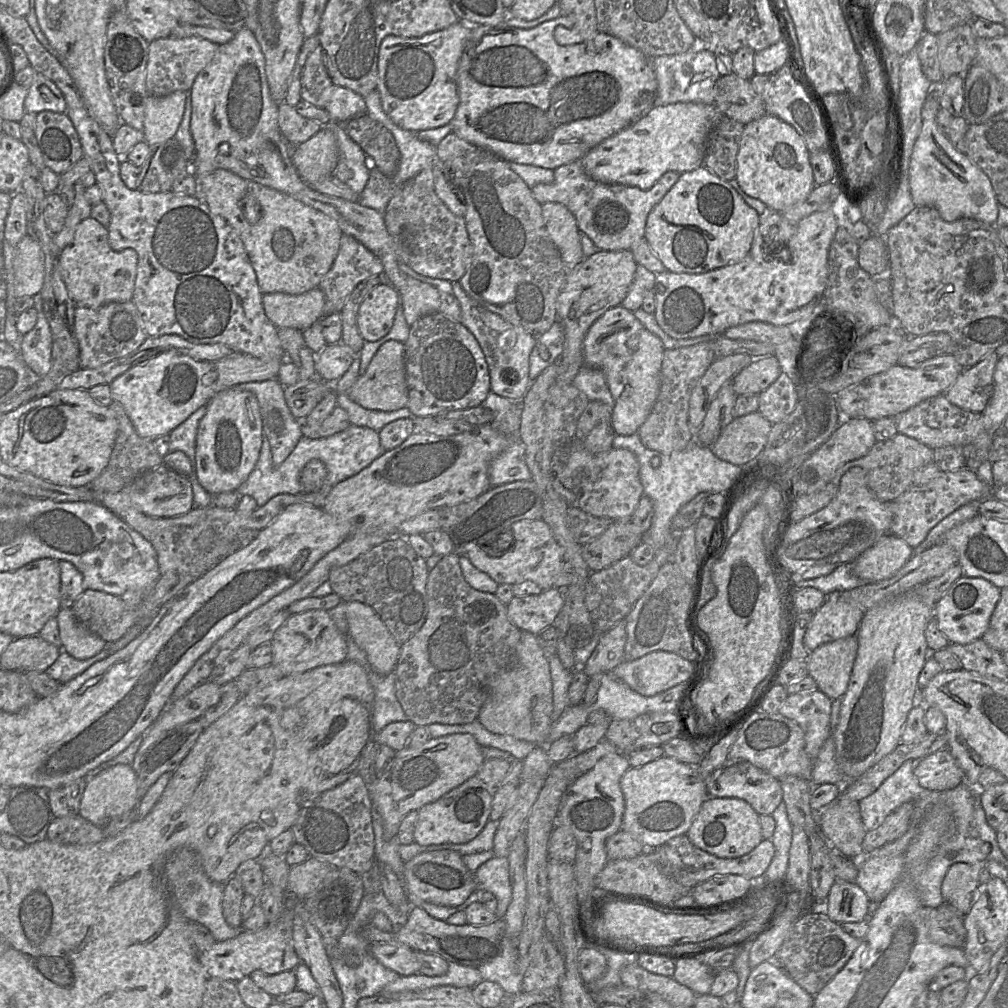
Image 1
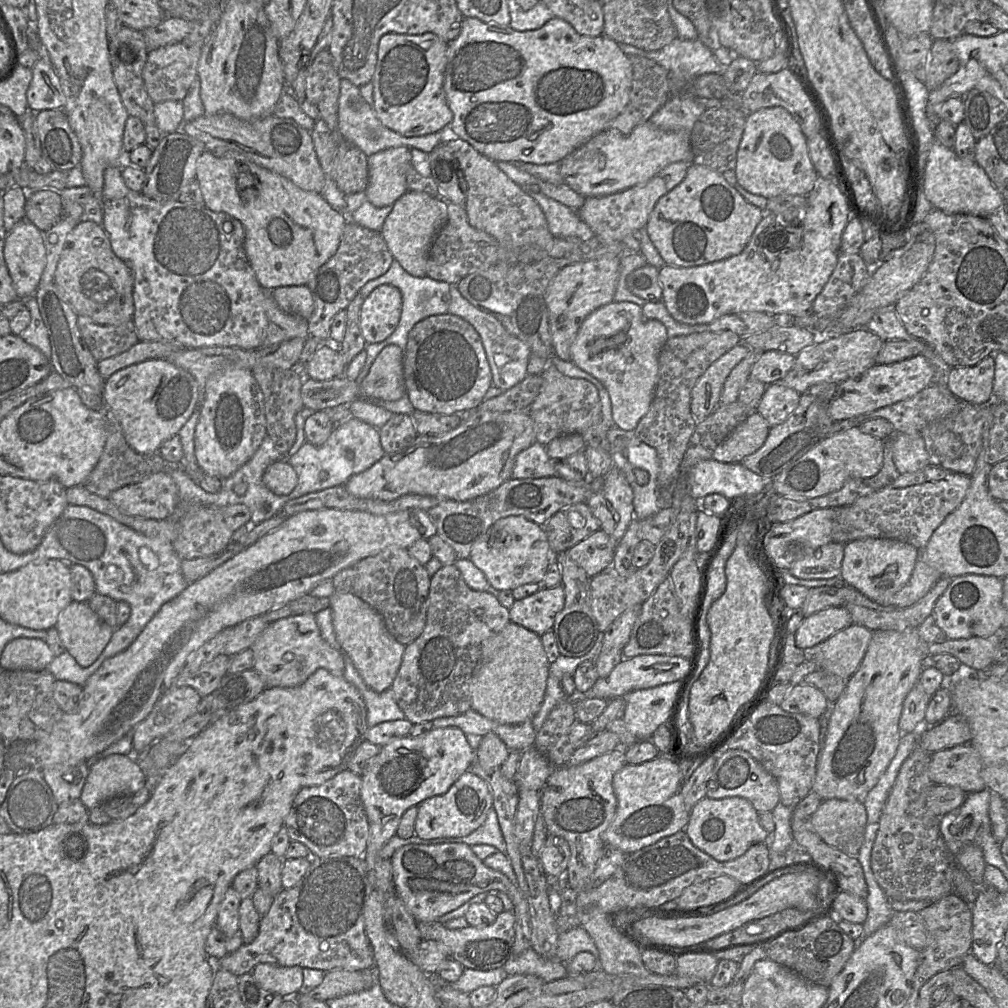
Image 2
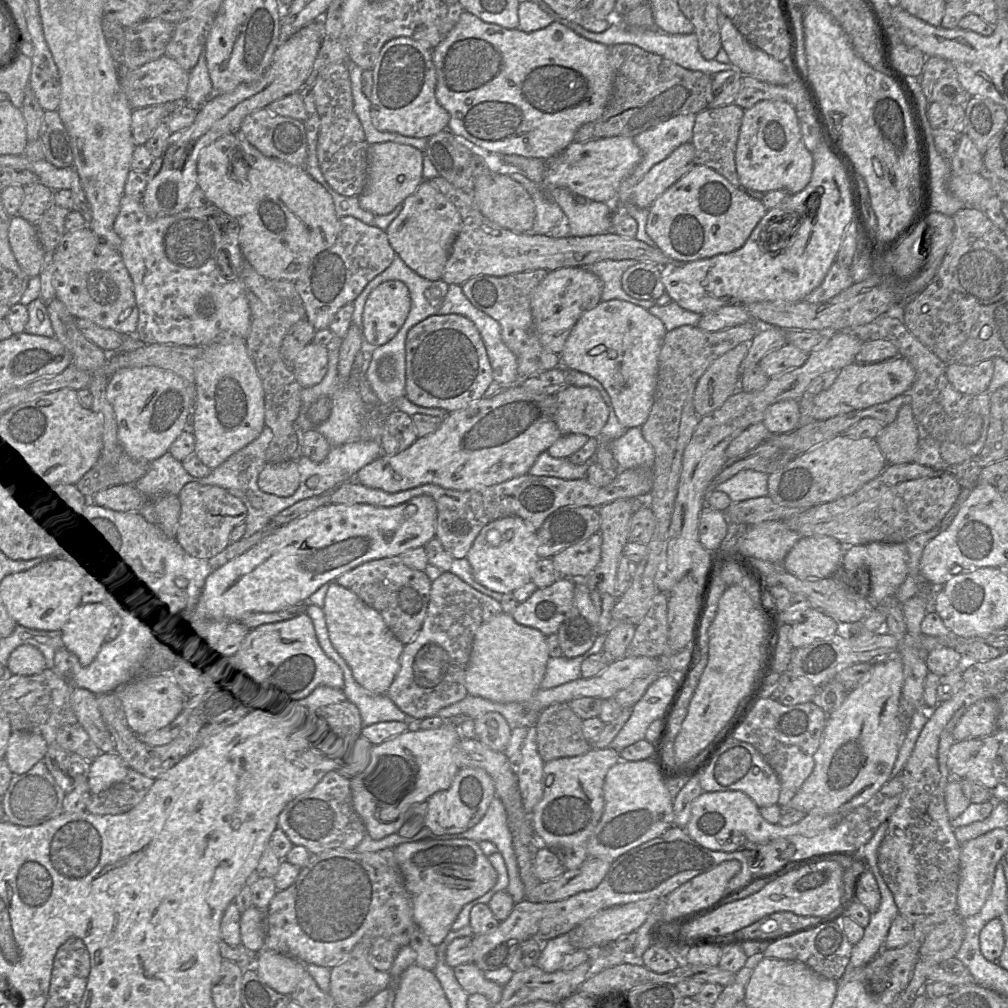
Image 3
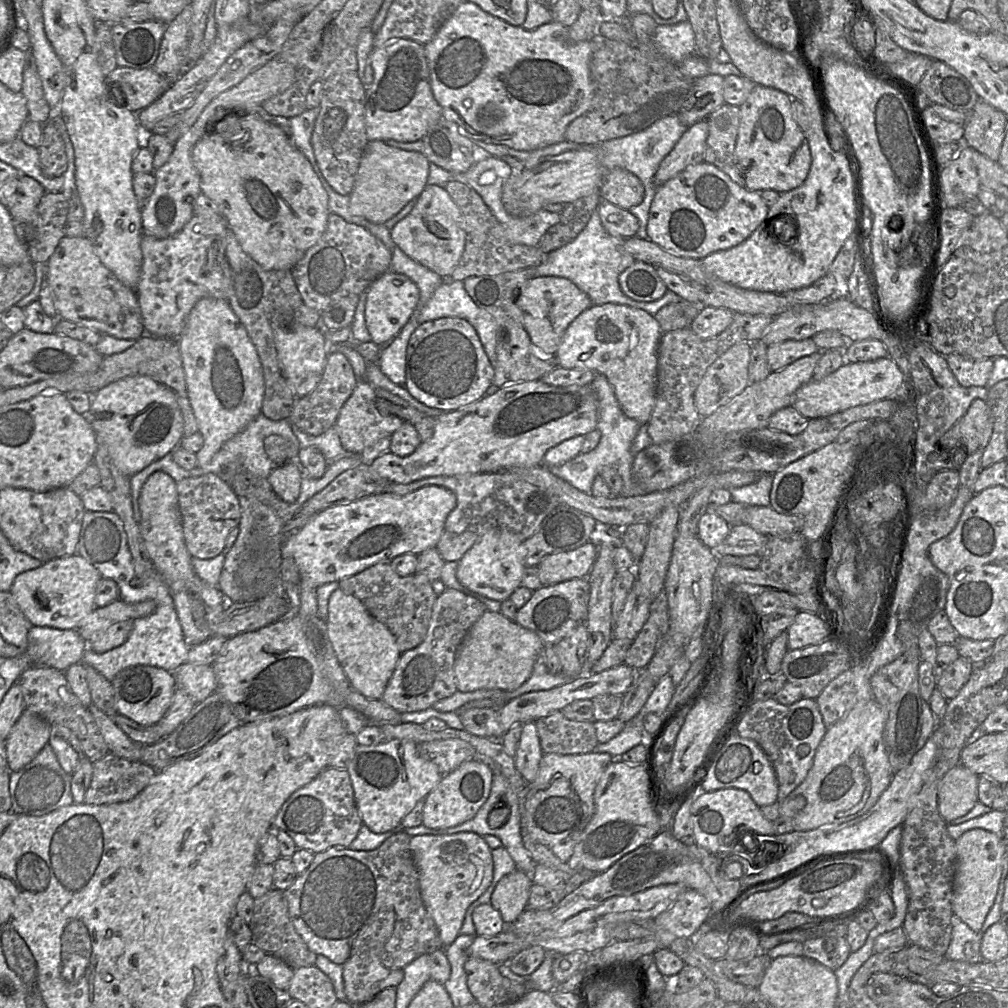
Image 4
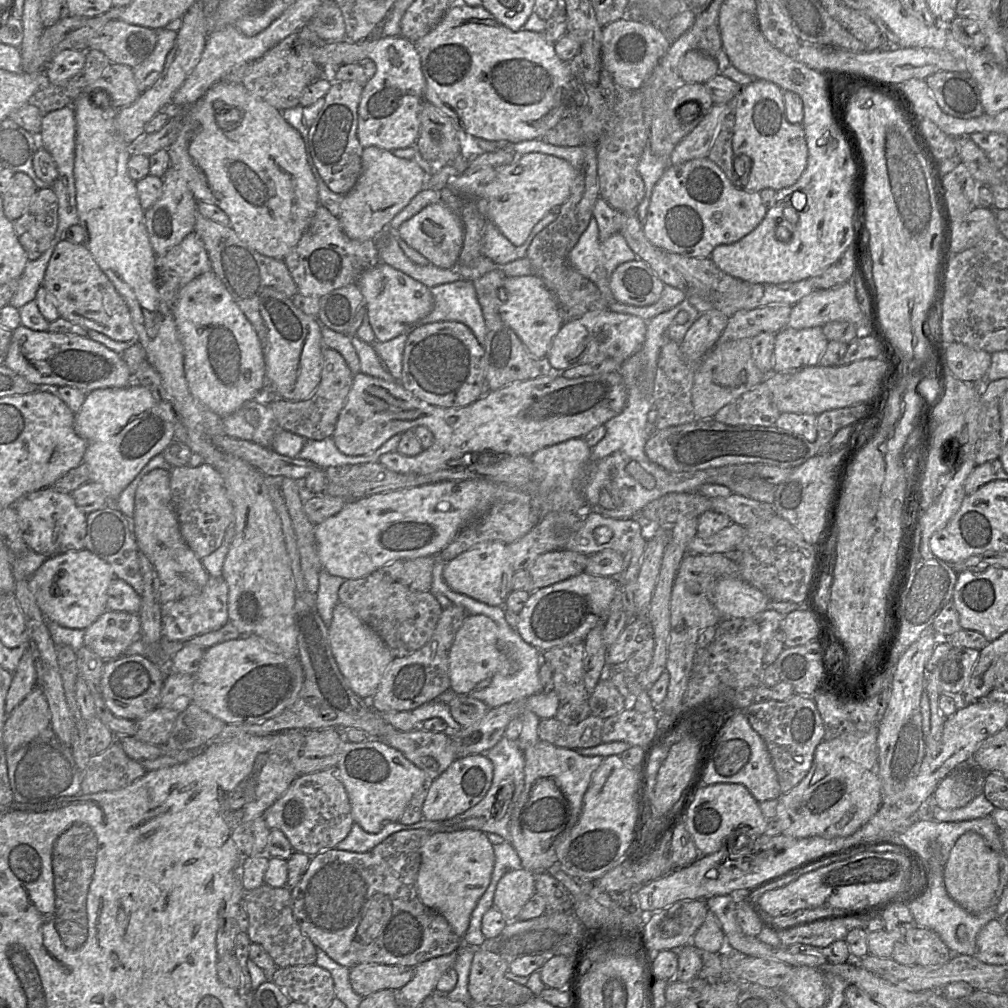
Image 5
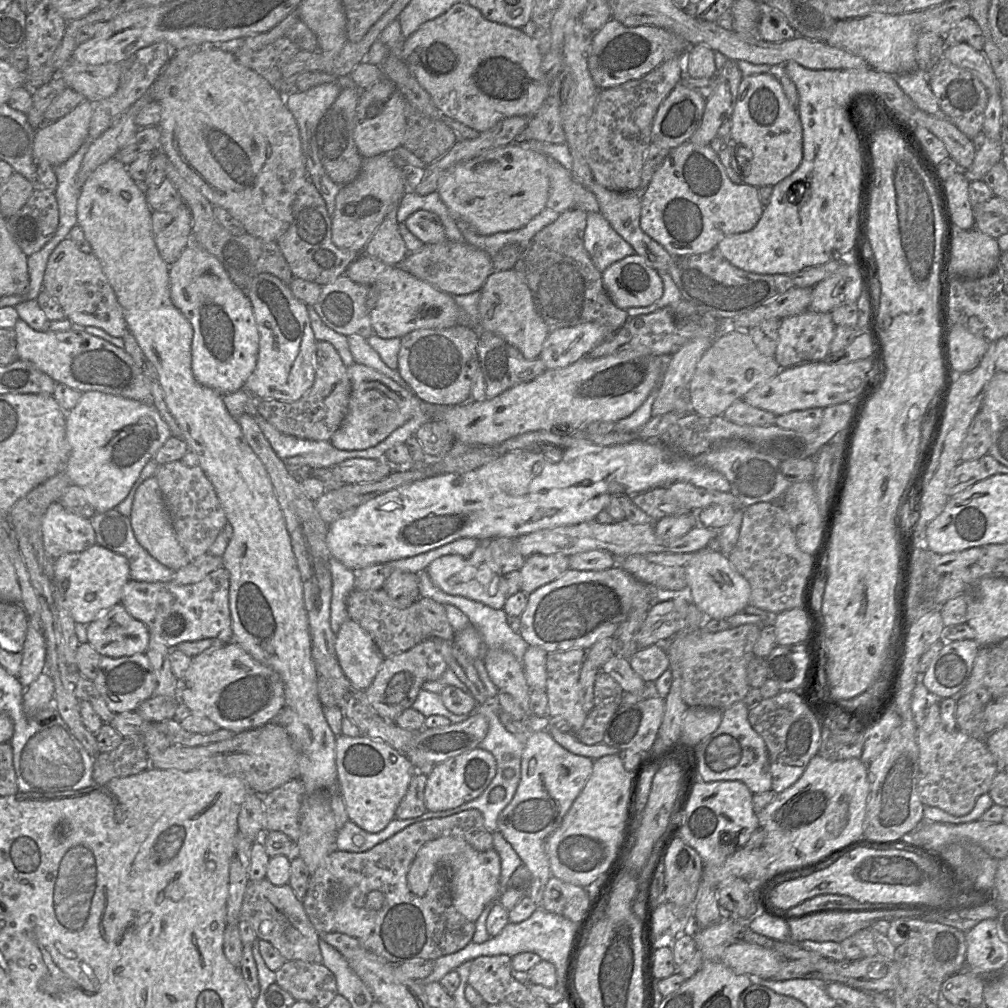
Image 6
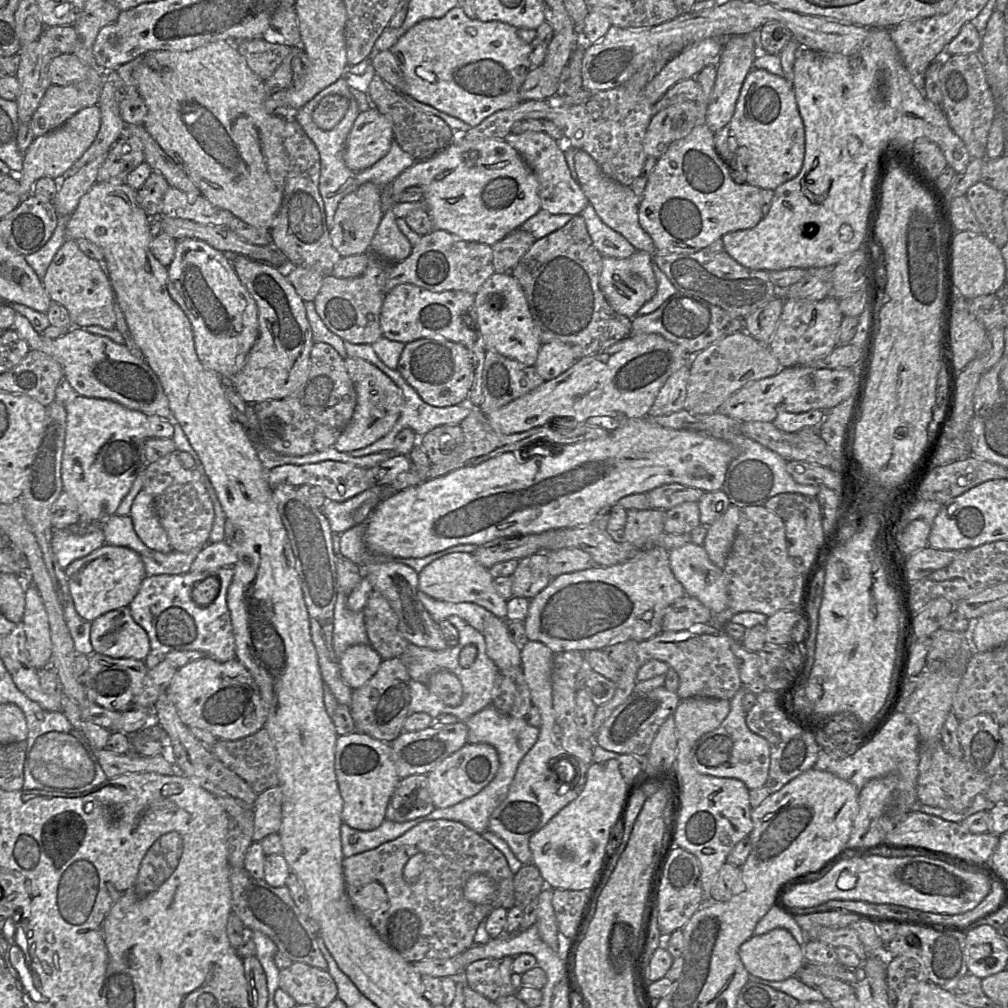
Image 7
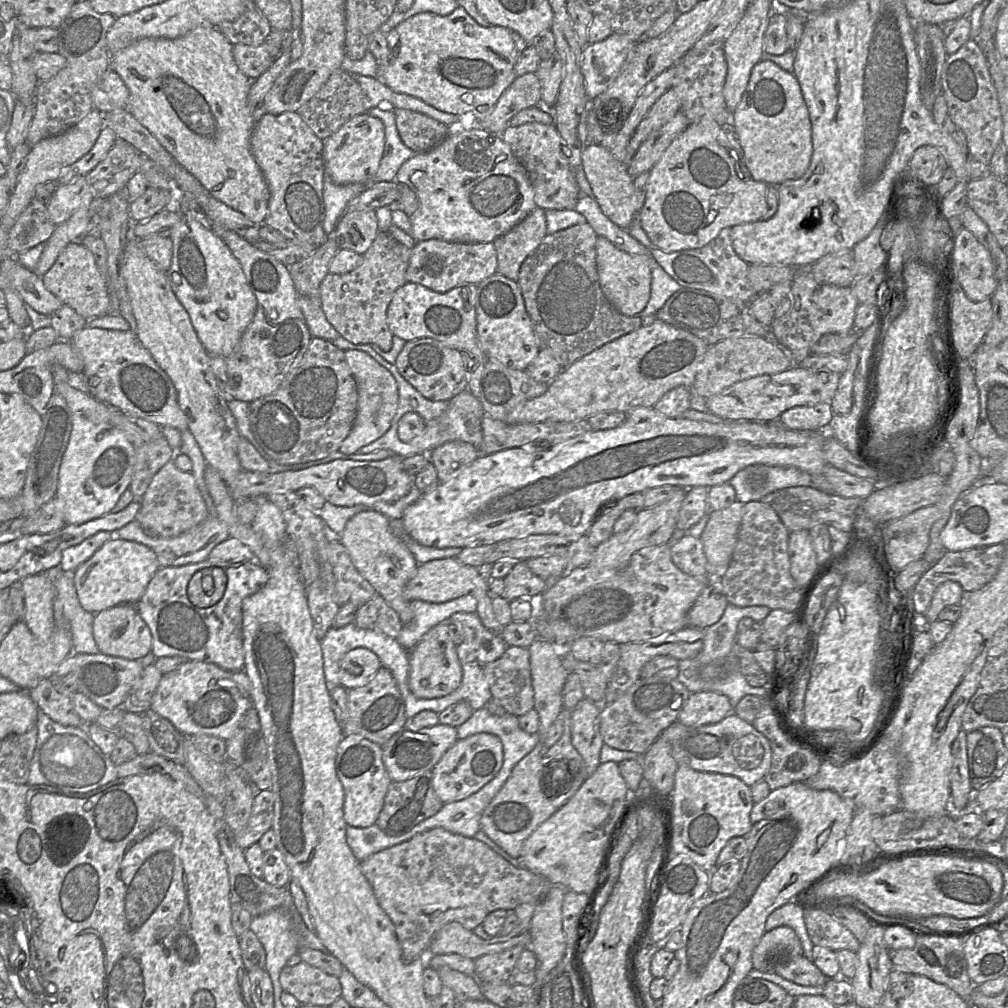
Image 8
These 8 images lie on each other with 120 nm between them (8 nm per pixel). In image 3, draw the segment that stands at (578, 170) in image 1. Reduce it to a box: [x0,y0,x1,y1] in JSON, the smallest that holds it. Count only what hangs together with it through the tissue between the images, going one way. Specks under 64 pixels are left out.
[631,142,694,209]

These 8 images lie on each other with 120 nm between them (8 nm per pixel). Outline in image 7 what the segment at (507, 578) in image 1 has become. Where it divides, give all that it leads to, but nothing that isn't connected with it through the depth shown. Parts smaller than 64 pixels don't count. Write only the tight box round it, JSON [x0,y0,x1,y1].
[418,553,507,620]

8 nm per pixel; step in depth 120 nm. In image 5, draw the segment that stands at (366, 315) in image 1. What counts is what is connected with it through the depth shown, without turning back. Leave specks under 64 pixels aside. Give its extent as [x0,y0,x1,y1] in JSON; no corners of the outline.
[356,262,434,342]

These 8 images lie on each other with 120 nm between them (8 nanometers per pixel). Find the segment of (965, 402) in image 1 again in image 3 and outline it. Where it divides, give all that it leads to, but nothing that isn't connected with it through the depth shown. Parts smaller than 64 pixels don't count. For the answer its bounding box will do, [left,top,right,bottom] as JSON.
[946,359,993,395]

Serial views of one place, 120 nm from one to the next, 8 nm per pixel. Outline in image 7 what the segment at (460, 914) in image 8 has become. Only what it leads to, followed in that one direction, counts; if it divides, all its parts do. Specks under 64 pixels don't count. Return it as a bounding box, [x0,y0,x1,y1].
[342,819,515,963]

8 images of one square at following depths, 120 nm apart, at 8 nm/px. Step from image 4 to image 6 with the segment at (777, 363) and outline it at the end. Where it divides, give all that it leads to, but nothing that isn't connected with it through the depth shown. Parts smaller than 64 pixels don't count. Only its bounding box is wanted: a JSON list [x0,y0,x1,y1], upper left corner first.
[774,310,836,369]

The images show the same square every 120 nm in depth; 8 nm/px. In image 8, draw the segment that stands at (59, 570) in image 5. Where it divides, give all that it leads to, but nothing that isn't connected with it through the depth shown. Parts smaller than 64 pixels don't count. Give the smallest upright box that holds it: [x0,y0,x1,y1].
[71,537,159,614]

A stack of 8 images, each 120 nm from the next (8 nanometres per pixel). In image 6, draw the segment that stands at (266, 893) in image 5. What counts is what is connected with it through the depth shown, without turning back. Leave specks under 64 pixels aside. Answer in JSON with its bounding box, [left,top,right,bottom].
[240,878,322,964]

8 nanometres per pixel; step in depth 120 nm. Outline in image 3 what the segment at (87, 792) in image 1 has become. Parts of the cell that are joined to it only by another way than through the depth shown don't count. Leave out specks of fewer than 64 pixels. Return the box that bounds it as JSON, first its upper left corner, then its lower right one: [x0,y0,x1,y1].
[88,753,129,794]

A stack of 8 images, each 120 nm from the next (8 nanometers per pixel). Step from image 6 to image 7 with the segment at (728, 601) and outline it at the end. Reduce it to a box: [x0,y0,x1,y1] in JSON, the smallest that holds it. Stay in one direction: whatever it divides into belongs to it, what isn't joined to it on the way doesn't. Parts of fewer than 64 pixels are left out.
[669,542,728,614]

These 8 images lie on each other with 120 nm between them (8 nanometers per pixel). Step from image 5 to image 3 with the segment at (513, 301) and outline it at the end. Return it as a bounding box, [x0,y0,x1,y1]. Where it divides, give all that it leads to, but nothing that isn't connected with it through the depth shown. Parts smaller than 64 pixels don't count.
[531,267,602,355]

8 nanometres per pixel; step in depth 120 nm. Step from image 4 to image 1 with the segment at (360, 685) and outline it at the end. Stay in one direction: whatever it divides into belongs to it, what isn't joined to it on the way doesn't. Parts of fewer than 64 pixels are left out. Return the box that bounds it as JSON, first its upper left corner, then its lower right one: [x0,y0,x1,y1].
[345,601,401,675]

